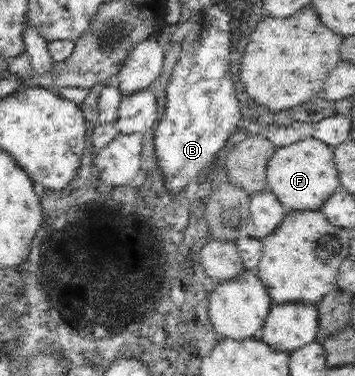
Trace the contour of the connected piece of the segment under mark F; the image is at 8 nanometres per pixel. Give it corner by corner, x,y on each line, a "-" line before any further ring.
314,138
277,148
266,166
268,190
276,195
285,214
320,209
324,201
338,190
338,178
333,148

